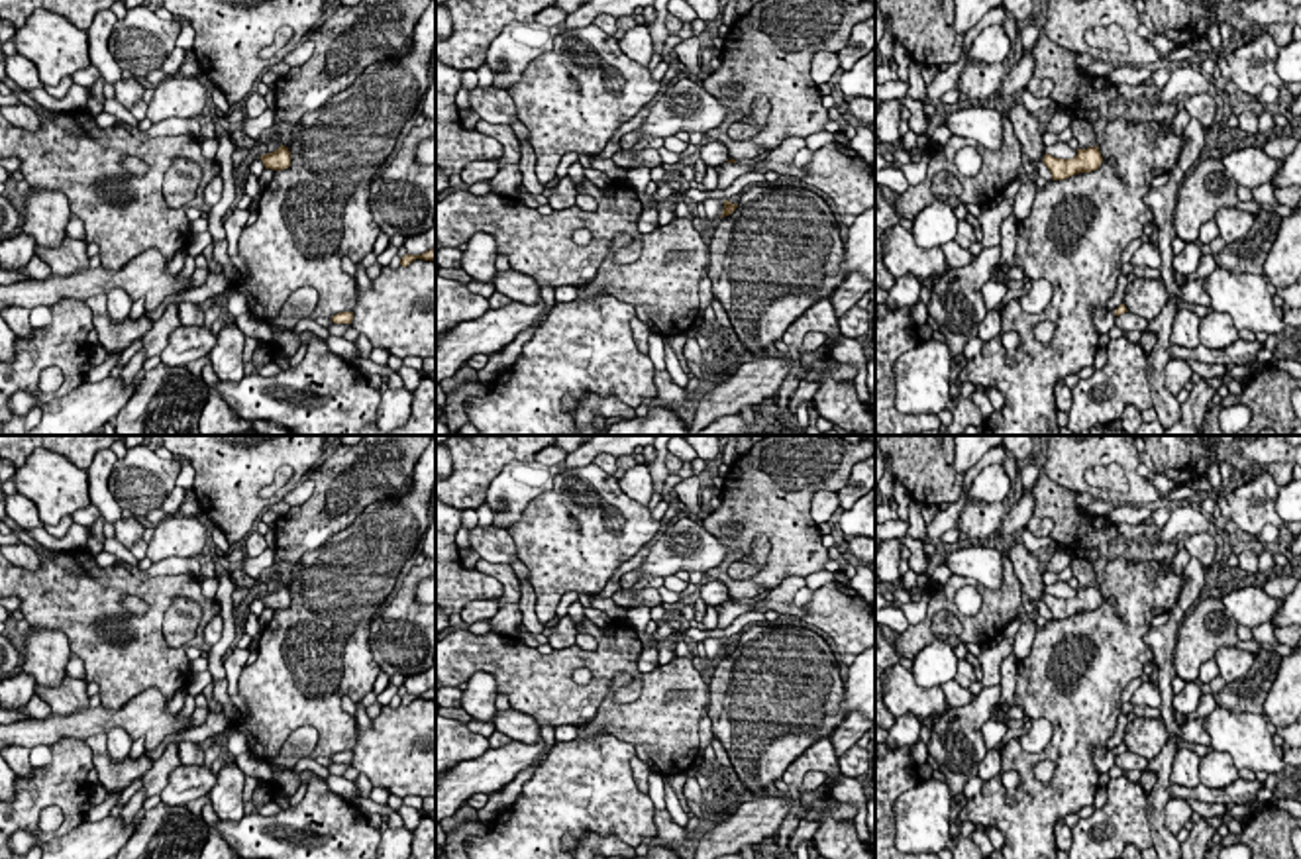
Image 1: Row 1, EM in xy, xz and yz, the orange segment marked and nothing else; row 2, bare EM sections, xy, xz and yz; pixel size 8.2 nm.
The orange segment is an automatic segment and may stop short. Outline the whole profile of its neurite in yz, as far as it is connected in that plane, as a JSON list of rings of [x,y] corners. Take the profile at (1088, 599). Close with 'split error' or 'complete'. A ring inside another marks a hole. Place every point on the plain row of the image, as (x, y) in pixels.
[[[1087,586],[1077,588],[1077,594],[1073,598],[1058,598],[1052,594],[1044,594],[1044,604],[1052,612],[1052,620],[1064,620],[1079,612],[1091,612],[1097,610],[1103,602],[1099,586]]] | complete

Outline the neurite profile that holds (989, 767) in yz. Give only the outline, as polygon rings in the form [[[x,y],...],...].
[[[997,747],[987,749],[987,755],[979,763],[977,777],[985,783],[1001,773],[1001,751]]]

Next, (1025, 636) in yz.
[[[1020,622],[1016,633],[1015,633],[1015,643],[1013,643],[1013,655],[1016,661],[1022,661],[1030,655],[1034,637],[1036,637],[1036,622]]]

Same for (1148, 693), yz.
[[[1154,679],[1142,682],[1134,694],[1130,696],[1132,706],[1150,706],[1150,708],[1160,708],[1162,696],[1160,696],[1160,686]]]

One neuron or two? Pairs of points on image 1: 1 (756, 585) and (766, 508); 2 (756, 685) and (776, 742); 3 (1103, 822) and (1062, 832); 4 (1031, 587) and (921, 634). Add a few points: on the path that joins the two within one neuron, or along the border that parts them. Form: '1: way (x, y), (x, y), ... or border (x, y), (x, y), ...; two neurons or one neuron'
1: way (776, 565), (780, 561), (780, 528); one neuron
2: way (768, 699), (770, 728); one neuron
3: border (1070, 830), (1072, 838); two neurons
4: border (1005, 552), (1025, 597); two neurons

